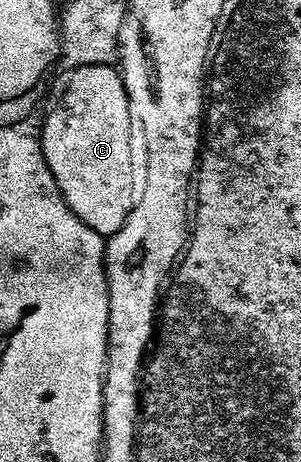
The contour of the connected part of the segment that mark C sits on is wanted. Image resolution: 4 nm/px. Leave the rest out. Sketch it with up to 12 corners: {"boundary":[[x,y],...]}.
{"boundary":[[75,69],[40,145],[70,210],[114,235],[146,190],[124,77]]}

